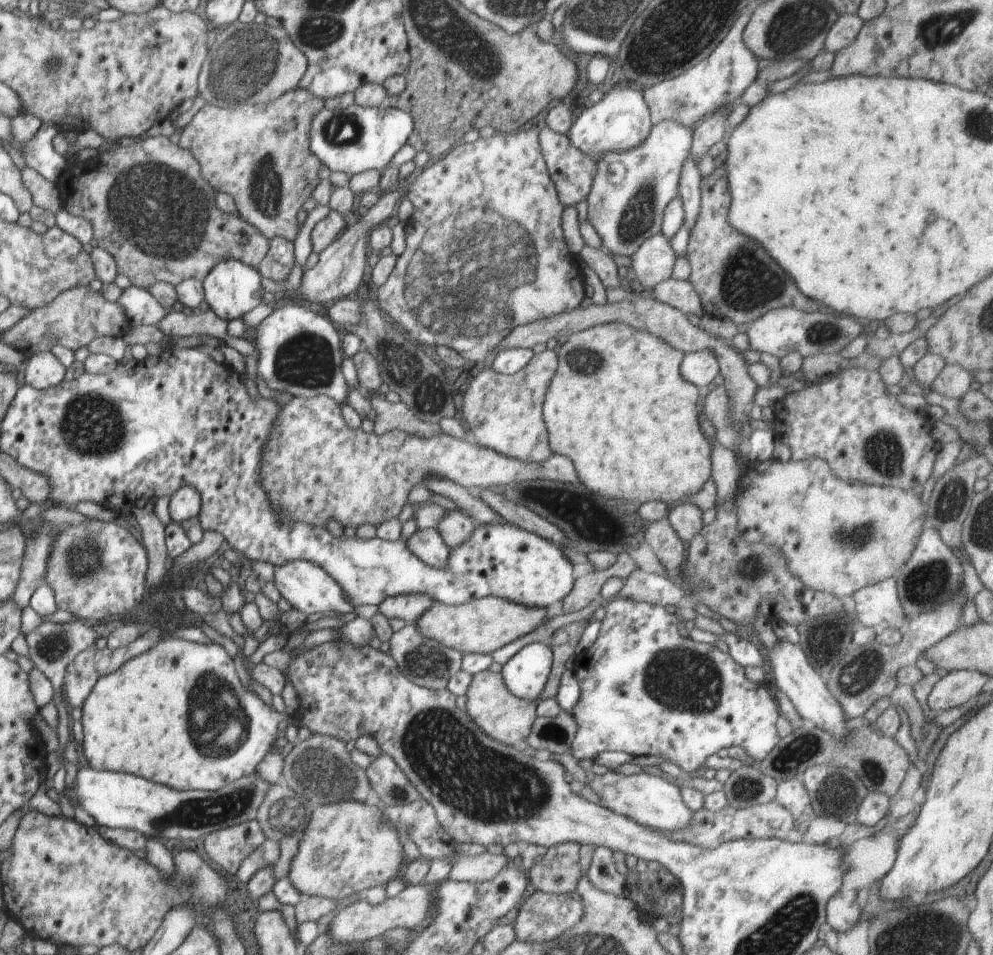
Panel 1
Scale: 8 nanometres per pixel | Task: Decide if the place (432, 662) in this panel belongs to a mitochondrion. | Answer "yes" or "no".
yes

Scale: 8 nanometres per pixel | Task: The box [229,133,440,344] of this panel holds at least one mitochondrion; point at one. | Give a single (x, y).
(268, 189)

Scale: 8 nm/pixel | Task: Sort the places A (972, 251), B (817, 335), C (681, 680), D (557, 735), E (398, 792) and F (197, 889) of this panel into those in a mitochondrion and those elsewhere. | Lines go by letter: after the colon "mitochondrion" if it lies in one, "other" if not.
A: other
B: mitochondrion
C: mitochondrion
D: mitochondrion
E: mitochondrion
F: mitochondrion

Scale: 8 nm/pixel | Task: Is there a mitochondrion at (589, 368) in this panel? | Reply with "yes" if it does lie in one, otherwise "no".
yes

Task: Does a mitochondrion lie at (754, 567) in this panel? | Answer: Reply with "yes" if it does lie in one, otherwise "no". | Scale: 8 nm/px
yes

